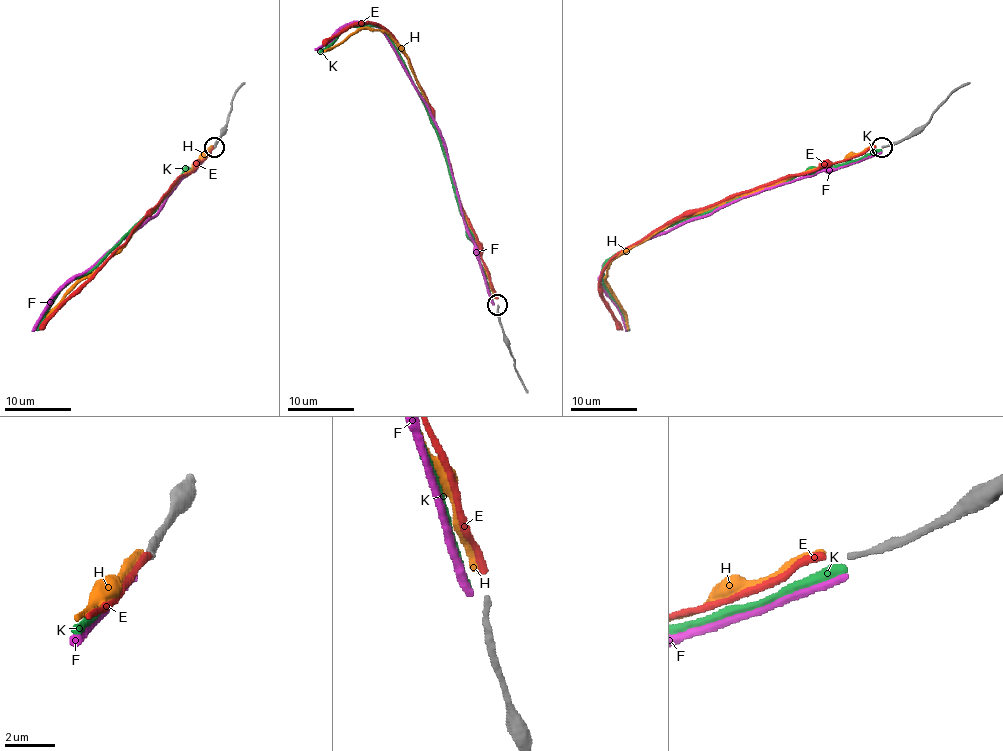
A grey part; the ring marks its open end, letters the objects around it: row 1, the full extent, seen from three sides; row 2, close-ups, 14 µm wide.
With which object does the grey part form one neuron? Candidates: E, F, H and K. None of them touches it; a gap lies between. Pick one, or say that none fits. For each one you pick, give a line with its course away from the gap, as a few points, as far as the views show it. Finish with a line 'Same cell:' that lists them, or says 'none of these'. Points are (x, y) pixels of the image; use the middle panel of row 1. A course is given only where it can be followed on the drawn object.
E: via (497, 299), (482, 259), (482, 245), (460, 202), (433, 111), (400, 44), (375, 24), (354, 23), (323, 46)
Same cell: E

